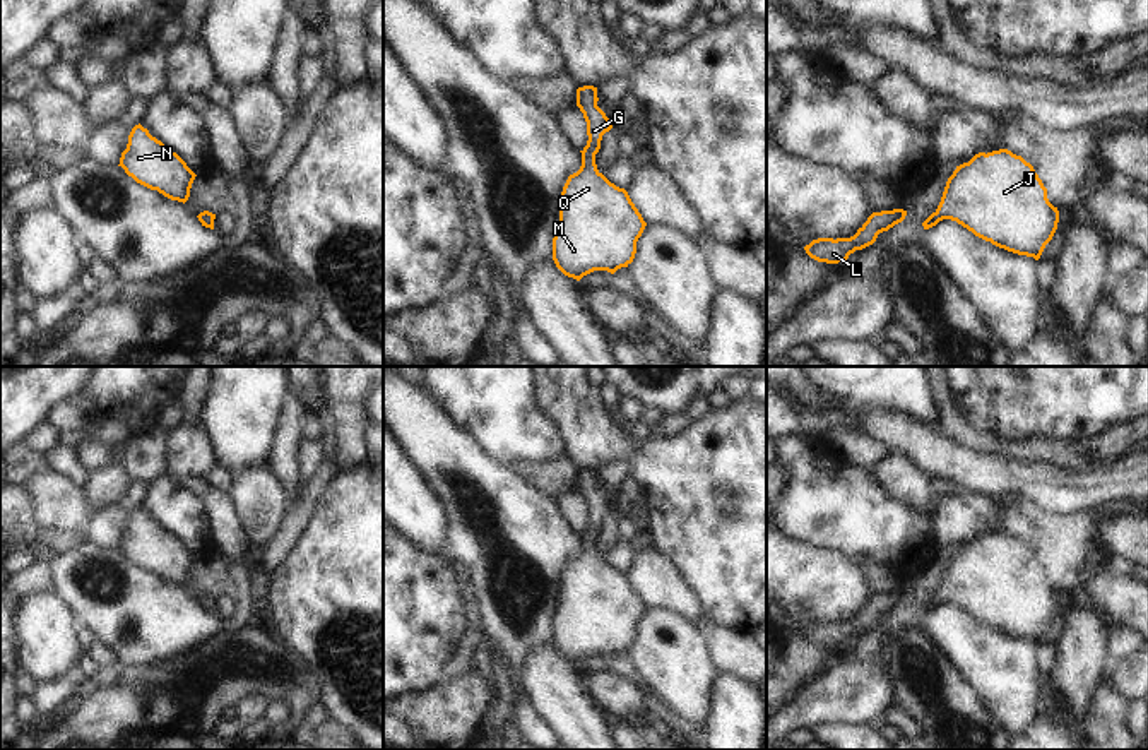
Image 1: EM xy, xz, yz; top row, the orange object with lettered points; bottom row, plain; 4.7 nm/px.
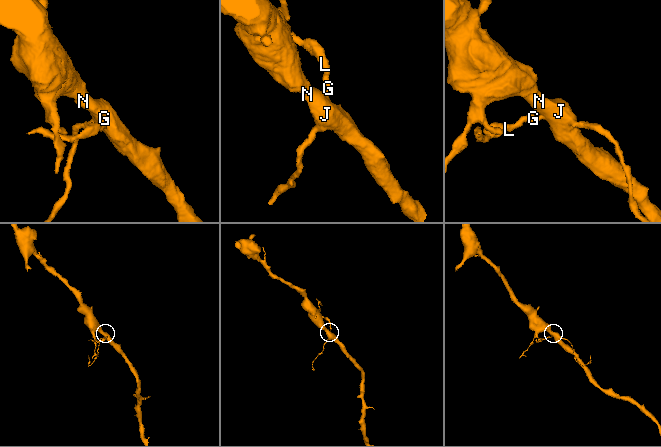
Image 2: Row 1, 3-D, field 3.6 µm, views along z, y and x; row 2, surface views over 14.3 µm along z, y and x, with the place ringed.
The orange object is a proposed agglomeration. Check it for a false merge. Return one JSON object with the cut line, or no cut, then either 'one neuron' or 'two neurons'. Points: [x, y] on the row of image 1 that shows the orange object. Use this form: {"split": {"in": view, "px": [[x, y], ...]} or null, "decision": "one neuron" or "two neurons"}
{"split": null, "decision": "one neuron"}

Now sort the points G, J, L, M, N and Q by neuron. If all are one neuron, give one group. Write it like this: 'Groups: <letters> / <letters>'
Groups: G J L M N Q.

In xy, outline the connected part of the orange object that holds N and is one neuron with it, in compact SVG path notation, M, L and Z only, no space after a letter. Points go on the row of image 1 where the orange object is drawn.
M140 123L132 128L118 166L137 183L183 204L197 176L176 152Z

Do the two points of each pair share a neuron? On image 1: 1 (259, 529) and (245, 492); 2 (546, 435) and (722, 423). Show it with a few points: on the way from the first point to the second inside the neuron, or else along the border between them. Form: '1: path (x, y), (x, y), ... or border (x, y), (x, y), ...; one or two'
1: path (259, 521), (259, 505), (254, 500); one
2: border (536, 401), (536, 406), (556, 428), (563, 456); two

